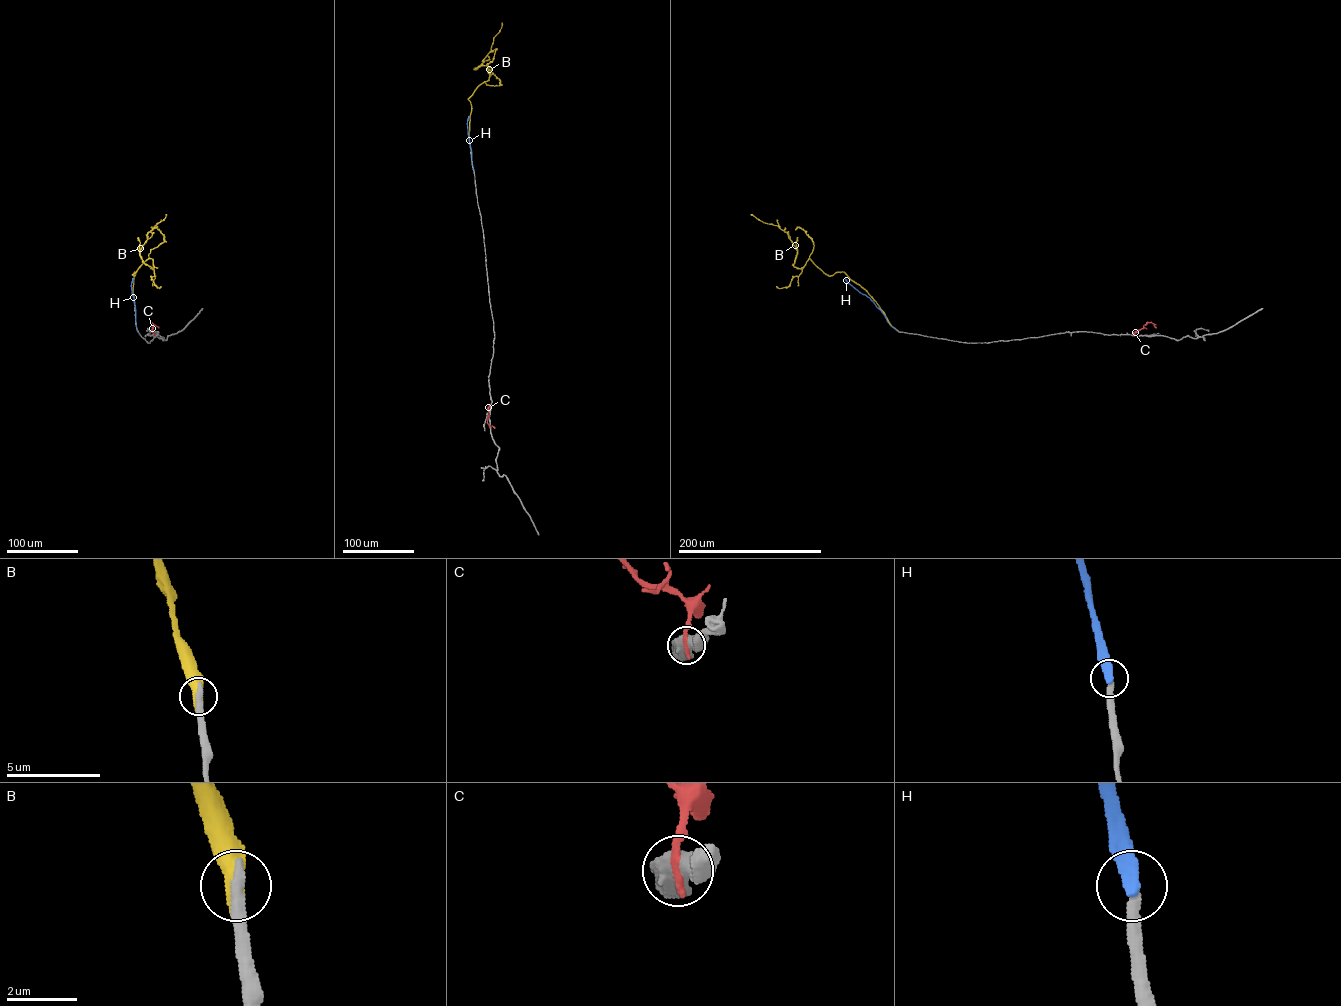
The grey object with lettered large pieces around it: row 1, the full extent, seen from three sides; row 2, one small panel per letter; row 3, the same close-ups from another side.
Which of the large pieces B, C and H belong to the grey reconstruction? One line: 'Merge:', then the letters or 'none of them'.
Merge: none of them

